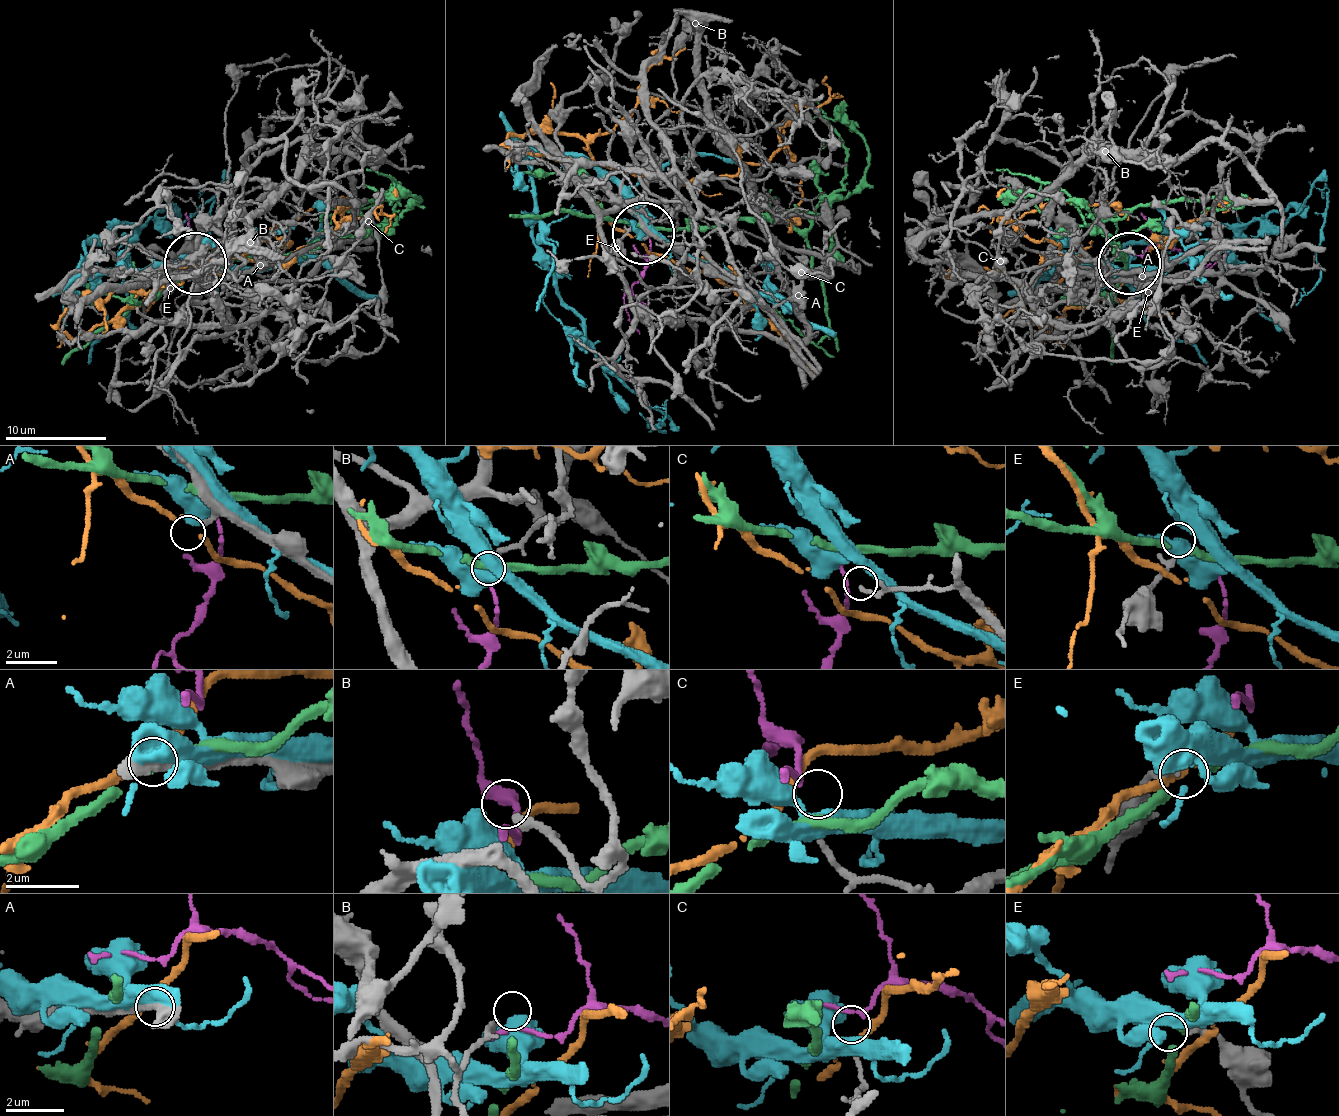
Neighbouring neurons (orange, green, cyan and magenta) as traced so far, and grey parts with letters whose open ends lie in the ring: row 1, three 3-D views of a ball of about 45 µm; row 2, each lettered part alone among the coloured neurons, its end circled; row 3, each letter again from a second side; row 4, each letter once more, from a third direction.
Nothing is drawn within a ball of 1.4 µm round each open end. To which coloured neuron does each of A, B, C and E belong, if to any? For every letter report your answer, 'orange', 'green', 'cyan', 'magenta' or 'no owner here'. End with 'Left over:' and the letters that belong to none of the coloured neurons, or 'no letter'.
A: no owner here
B: no owner here
C: magenta
E: cyan
Left over: A, B

